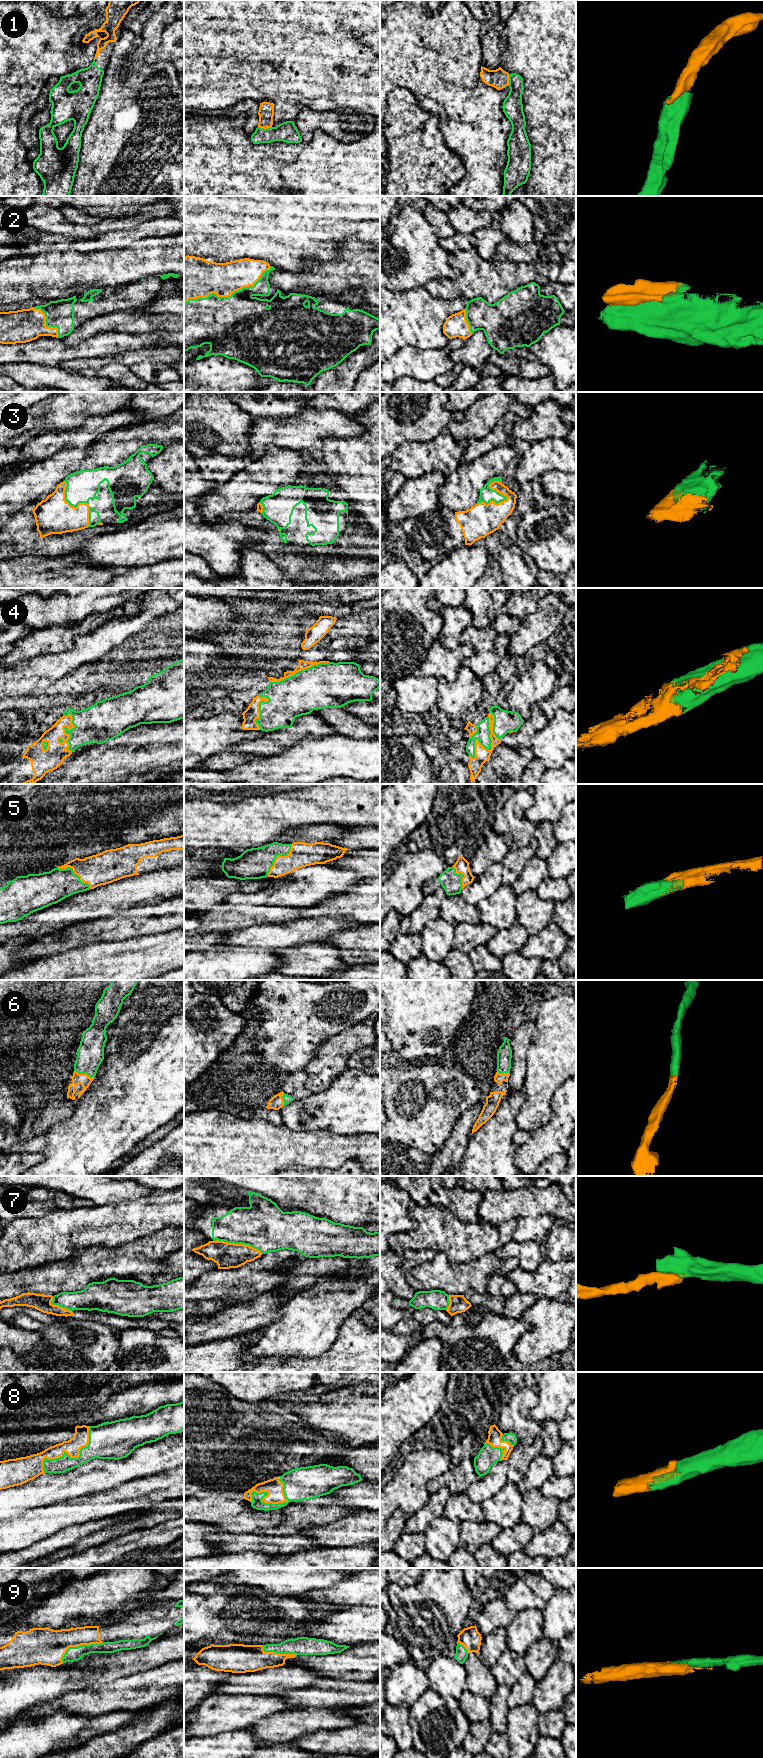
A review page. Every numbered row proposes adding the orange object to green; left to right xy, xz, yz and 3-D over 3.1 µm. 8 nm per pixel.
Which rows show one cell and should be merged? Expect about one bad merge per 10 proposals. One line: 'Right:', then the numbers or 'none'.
Right: 1, 2, 3, 4, 5, 6, 8, 9

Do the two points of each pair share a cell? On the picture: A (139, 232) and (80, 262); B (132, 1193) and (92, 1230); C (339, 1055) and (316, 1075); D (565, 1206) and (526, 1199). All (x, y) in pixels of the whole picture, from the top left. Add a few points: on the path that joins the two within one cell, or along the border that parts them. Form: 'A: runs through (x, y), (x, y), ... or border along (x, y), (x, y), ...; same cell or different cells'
A: border along (128, 245), (122, 248), (82, 252); different cells
B: border along (147, 1197), (109, 1202), (101, 1205); different cells
C: runs through (333, 1058), (322, 1069); same cell
D: runs through (555, 1204), (551, 1201), (536, 1201); same cell

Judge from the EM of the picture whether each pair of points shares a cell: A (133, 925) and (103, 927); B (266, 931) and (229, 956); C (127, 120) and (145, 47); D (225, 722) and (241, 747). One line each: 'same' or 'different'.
A: same
B: different
C: same
D: different

